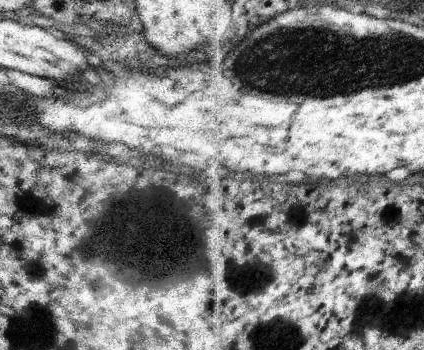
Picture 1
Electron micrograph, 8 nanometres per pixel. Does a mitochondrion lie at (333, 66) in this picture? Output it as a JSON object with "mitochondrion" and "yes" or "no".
{"mitochondrion":"yes"}

